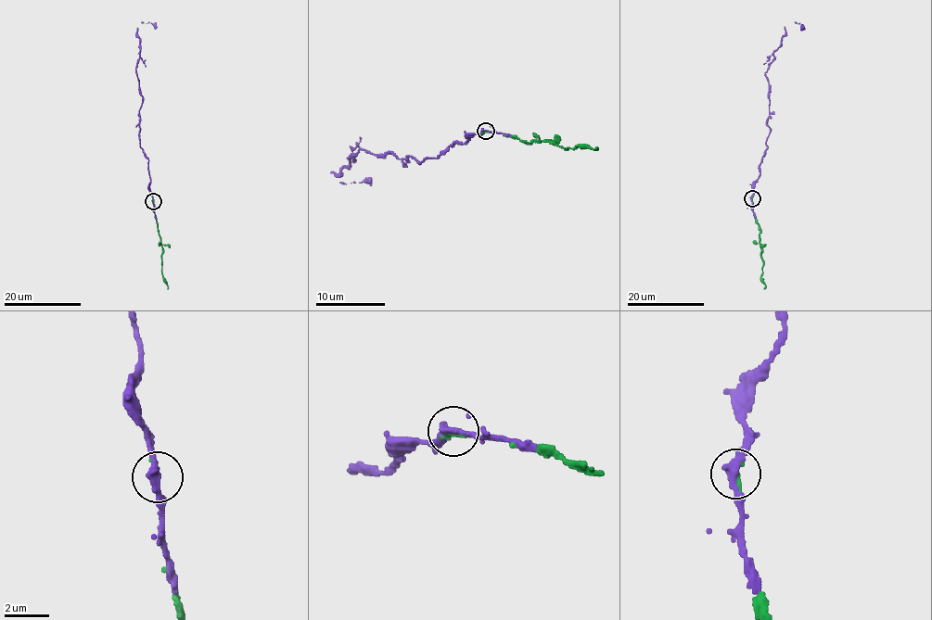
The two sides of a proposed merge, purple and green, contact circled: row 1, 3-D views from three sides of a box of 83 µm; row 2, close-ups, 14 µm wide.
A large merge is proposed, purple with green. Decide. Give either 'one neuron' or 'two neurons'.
one neuron

